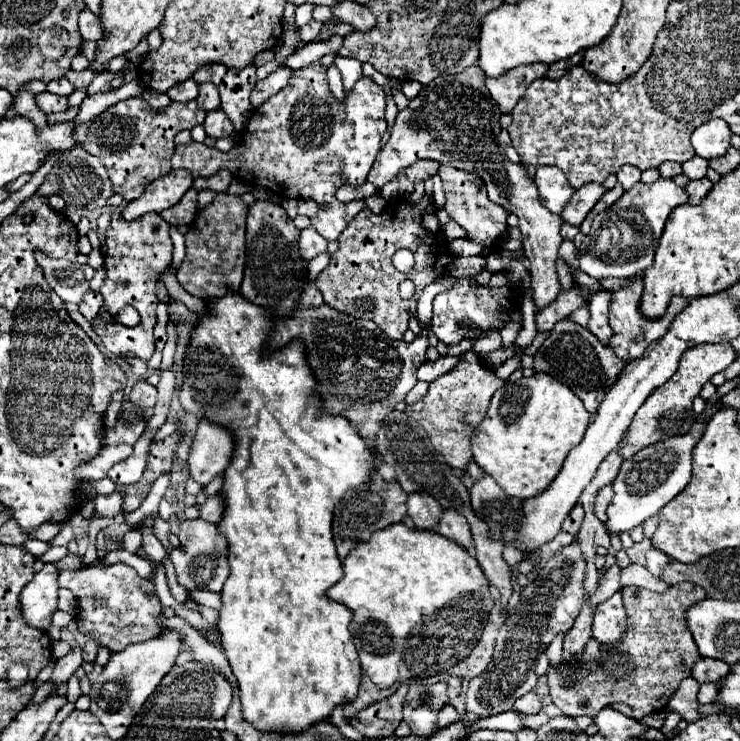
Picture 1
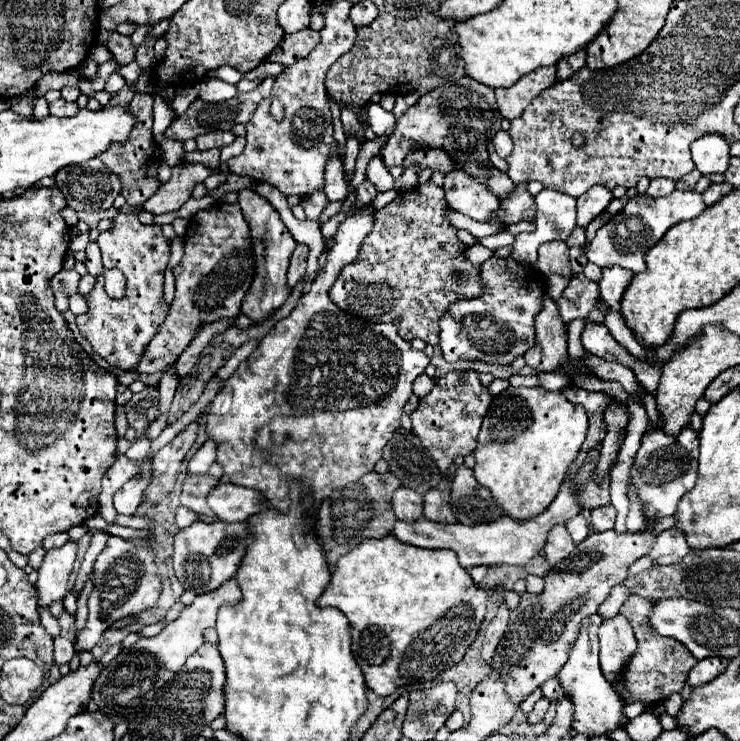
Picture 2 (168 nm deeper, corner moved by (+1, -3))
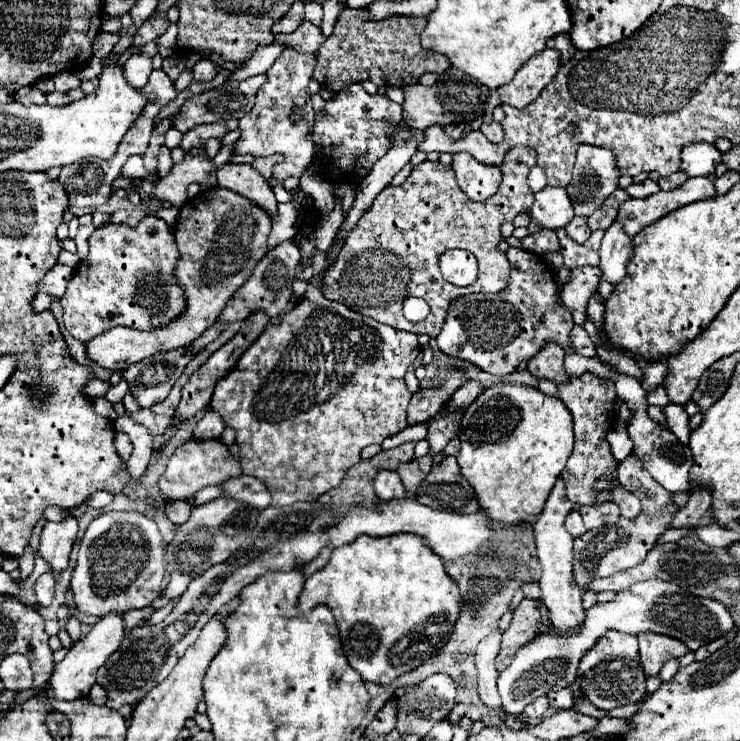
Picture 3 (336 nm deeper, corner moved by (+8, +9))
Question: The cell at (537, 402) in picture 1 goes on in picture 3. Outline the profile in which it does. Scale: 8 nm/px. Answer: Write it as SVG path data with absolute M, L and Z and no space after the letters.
M496 384L484 390L462 414L458 438L462 450L458 466L474 488L482 512L508 526L536 518L566 466L574 446L572 414L560 398L550 398L536 388Z

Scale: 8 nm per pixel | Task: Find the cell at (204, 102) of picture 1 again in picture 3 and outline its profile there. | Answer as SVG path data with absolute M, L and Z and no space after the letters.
M202 58L202 60L192 68L192 72L194 72L196 80L202 80L202 82L210 82L210 80L214 80L214 76L218 74L218 70L216 70L216 66L214 66L214 62L212 62L210 58Z

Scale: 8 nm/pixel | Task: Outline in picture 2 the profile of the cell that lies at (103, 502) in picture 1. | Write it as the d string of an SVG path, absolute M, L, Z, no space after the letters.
M151 464L143 466L141 474L137 478L129 480L121 490L115 492L113 504L115 504L117 514L129 514L129 516L135 514L137 506L143 502L143 488L147 486L149 474L151 474Z

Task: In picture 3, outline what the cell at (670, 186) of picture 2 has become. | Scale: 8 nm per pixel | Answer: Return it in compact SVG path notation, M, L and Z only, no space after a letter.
M650 178L644 180L644 182L640 182L640 184L632 184L632 186L626 188L626 192L630 194L630 198L648 198L648 196L656 194L658 190L660 190L658 182L650 180Z

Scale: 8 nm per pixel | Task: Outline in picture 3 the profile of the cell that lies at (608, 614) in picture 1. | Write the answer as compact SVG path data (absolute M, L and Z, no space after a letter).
M608 632L604 640L600 640L600 644L596 644L596 648L592 648L592 652L588 652L588 656L584 656L580 662L580 678L582 696L600 710L612 710L624 704L640 702L646 696L646 674L640 664L636 636Z

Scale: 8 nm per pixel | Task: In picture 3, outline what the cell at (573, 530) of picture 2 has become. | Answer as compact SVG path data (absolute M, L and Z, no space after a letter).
M572 510L568 516L566 516L566 530L574 536L574 538L578 538L578 536L582 536L584 532L586 532L586 528L584 528L584 522L582 522L582 516L580 516L580 512L576 512L576 510Z

